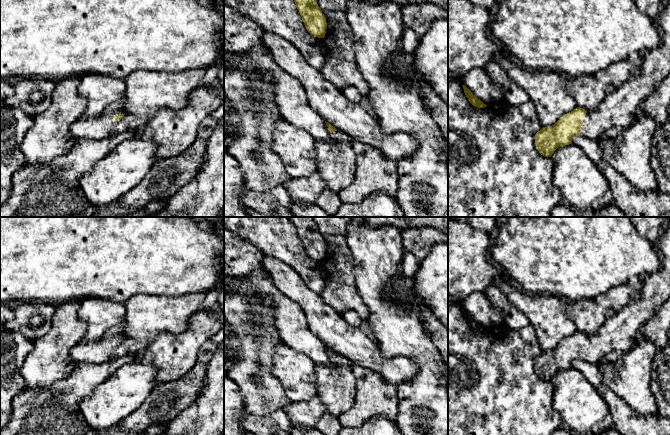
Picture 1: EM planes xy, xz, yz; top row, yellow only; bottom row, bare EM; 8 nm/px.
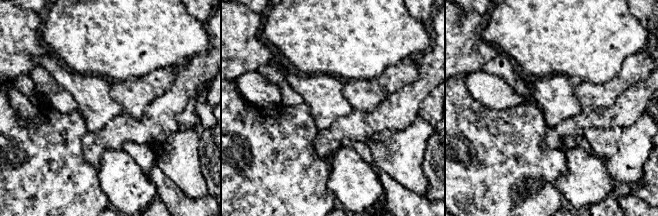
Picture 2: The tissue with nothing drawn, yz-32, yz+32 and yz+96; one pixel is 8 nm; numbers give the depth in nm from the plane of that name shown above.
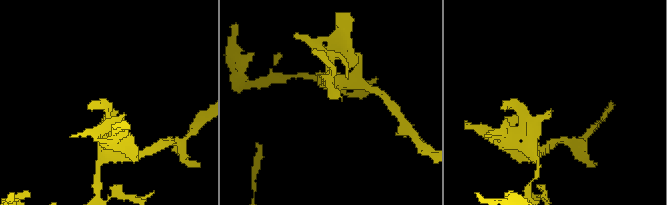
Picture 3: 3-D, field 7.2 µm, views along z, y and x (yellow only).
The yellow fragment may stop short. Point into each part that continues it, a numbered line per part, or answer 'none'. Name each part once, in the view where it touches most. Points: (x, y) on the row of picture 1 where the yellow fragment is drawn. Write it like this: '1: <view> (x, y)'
1: yz (619, 109)

